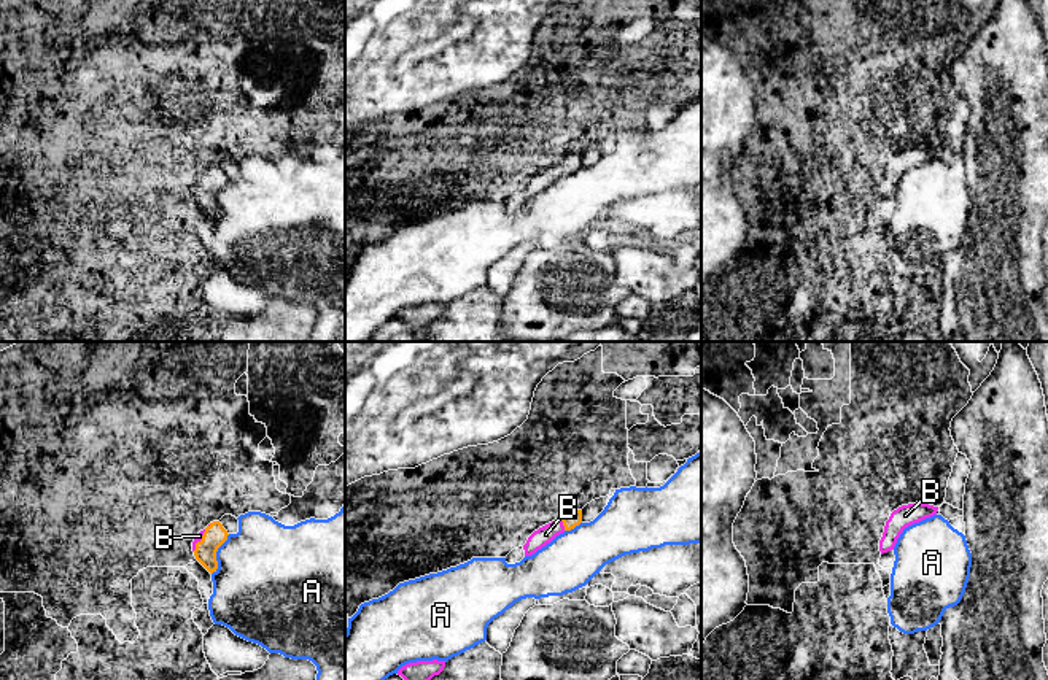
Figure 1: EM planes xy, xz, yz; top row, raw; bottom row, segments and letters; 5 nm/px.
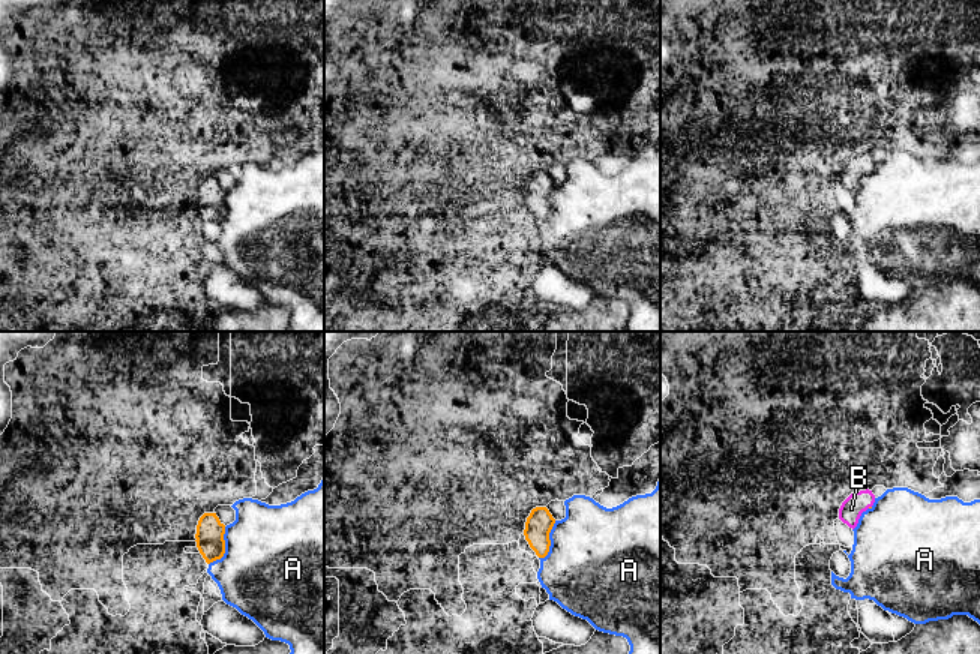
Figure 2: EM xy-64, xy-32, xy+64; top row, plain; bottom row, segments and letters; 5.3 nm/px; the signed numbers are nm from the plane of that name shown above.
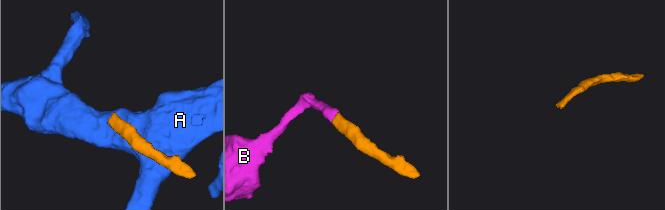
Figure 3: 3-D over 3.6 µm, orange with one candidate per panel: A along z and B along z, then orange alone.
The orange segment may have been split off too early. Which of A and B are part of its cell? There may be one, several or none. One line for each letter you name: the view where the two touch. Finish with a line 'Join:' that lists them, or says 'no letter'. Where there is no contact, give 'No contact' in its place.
B: Touches orange in xz
Join: B

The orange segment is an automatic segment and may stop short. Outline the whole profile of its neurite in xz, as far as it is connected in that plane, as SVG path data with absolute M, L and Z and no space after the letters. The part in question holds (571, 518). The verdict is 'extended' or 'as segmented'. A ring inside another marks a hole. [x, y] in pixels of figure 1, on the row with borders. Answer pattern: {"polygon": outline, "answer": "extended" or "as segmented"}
{"polygon": "M569 510L560 520L555 520L534 531L523 545L525 556L534 554L538 550L550 543L557 535L571 531L582 523L582 510Z", "answer": "extended"}

